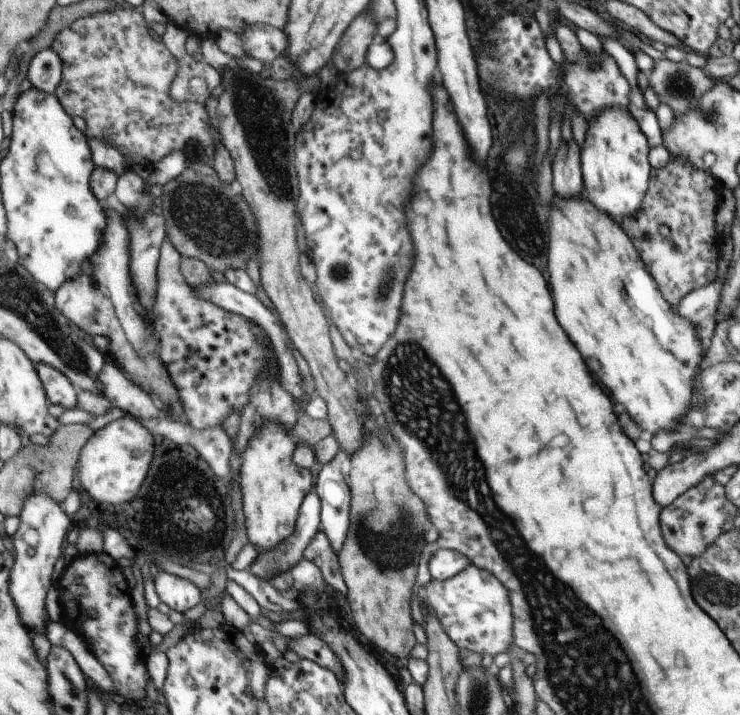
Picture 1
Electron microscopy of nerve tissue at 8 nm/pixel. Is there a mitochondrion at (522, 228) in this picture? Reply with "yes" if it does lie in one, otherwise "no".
yes

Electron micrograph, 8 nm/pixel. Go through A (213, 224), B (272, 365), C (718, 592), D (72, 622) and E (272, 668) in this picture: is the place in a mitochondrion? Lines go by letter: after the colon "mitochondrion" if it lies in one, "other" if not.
A: mitochondrion
B: other
C: mitochondrion
D: other
E: other

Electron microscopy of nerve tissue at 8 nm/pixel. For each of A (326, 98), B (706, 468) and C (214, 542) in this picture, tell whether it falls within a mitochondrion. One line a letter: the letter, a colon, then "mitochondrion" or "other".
A: other
B: other
C: other

